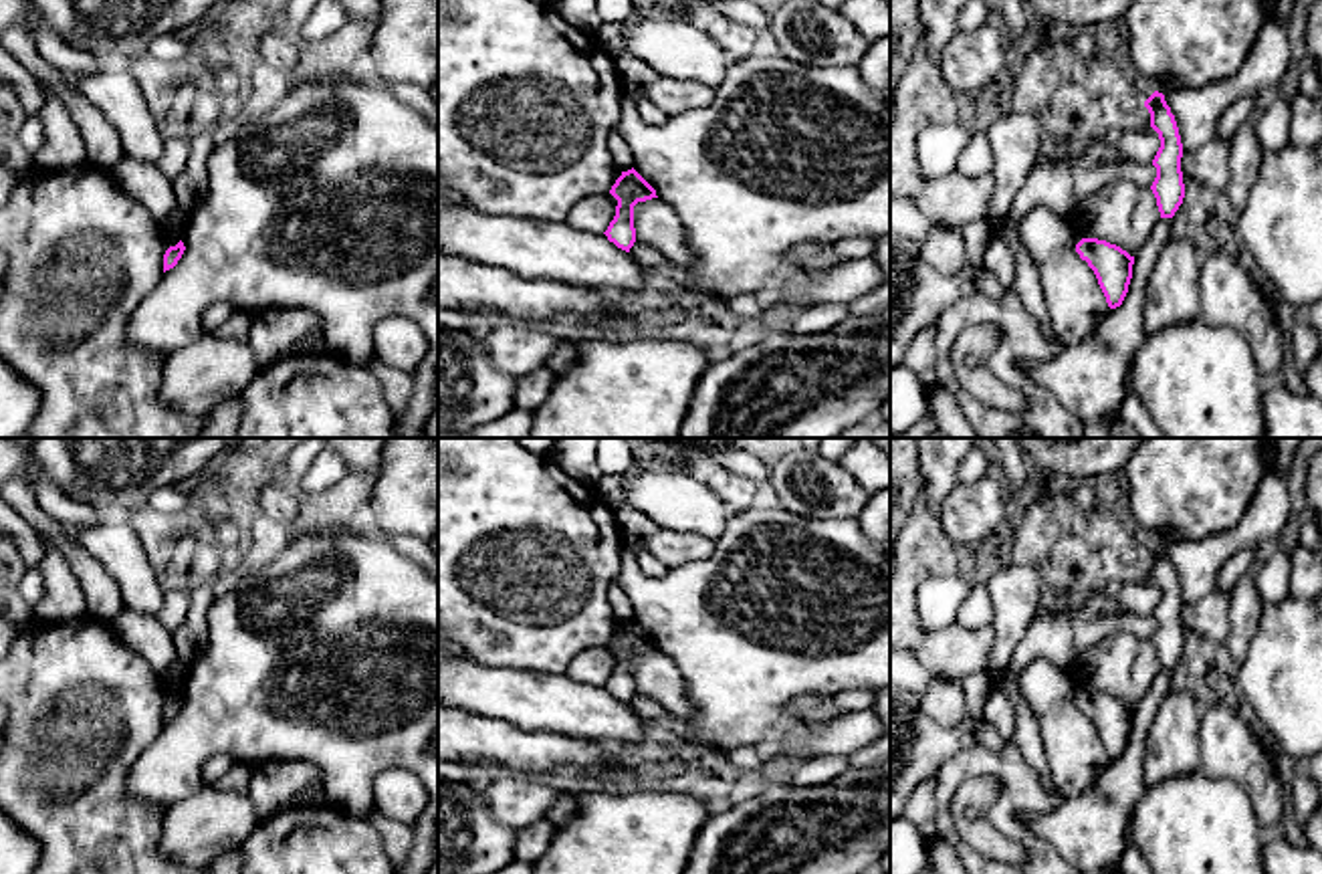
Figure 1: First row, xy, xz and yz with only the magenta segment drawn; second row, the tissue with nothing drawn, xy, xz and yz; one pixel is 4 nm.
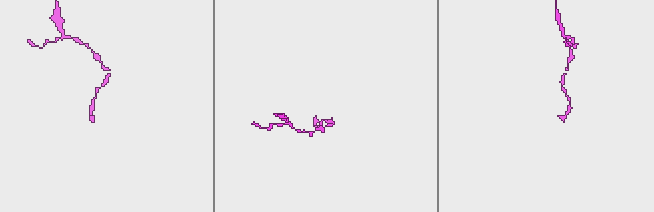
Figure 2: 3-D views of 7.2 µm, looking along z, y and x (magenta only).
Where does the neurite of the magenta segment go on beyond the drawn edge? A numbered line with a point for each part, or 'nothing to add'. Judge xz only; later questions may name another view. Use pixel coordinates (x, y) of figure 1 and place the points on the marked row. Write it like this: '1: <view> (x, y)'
nothing to add

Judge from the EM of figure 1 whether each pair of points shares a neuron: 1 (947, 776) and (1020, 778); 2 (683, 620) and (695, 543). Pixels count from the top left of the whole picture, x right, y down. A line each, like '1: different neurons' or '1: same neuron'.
1: same neuron
2: different neurons

